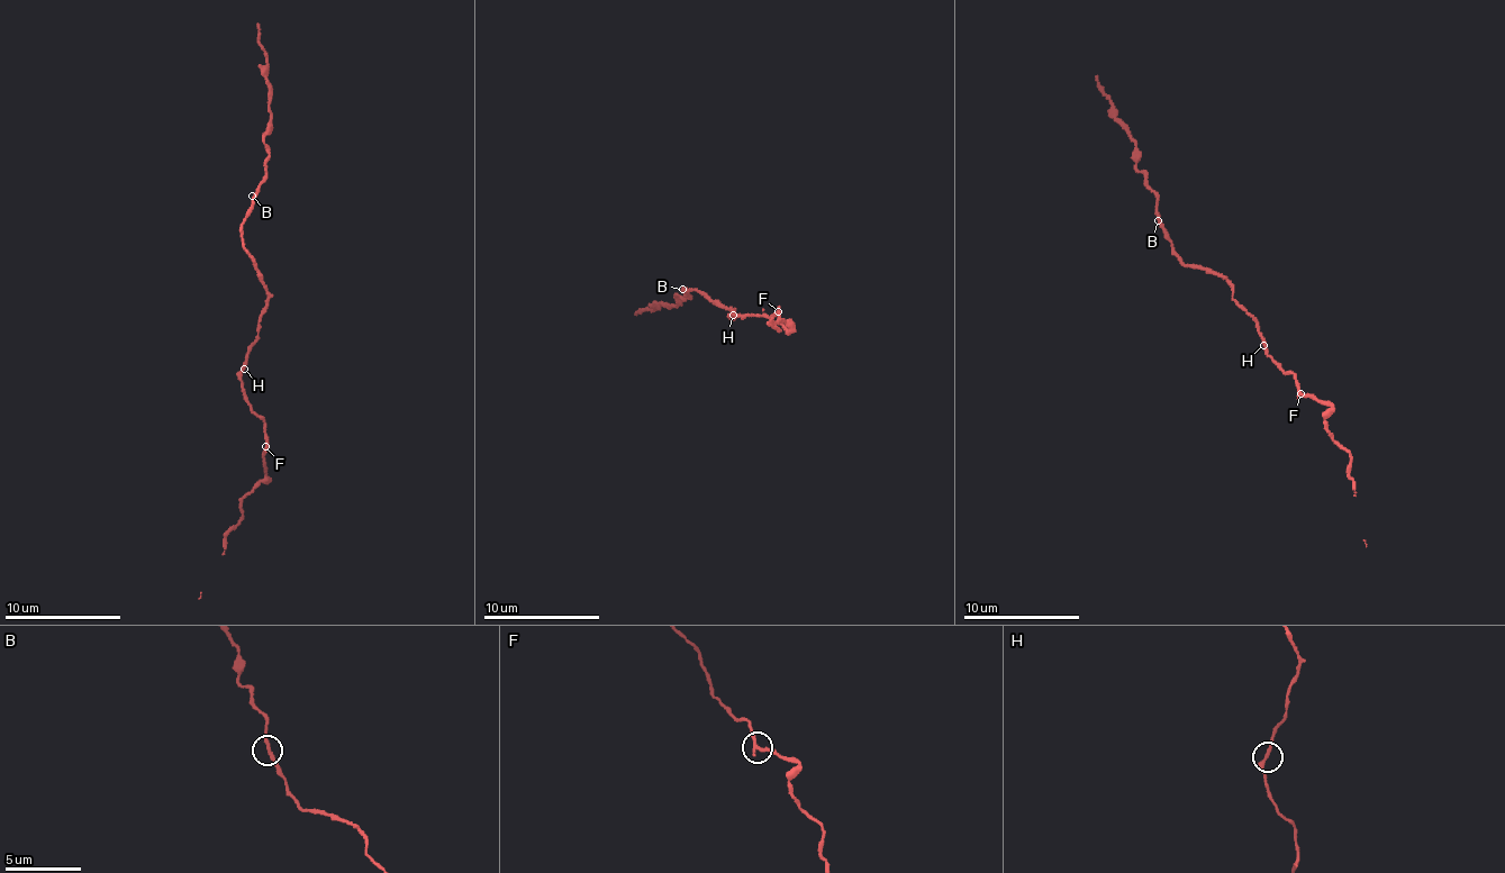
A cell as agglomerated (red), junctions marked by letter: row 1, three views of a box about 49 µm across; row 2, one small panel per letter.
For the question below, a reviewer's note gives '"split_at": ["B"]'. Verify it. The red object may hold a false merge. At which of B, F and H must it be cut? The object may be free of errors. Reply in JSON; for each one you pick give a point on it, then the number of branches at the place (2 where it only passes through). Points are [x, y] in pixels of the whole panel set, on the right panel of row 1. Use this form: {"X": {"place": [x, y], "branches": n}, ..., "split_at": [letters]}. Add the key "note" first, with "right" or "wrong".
{"note": "wrong", "split_at": []}

